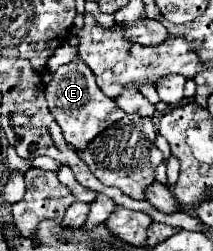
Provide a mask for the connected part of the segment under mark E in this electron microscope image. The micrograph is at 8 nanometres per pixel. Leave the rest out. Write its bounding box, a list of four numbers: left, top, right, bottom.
[46,58,124,152]

